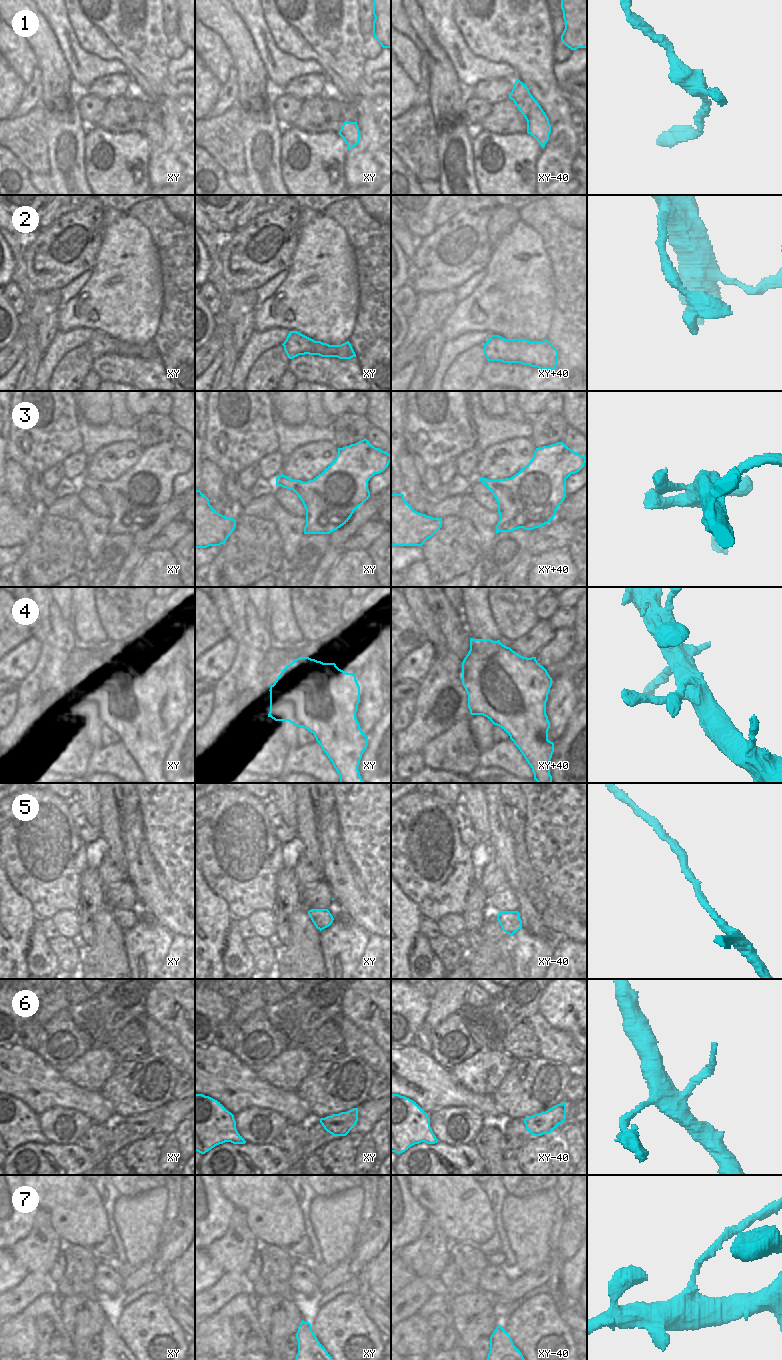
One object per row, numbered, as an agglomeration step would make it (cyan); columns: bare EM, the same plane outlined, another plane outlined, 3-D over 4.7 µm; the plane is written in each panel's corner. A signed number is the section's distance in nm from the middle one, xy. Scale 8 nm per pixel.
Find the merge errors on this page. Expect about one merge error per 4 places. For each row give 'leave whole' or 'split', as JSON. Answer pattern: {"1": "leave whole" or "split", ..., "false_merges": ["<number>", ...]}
{"1": "leave whole", "2": "leave whole", "3": "leave whole", "4": "leave whole", "5": "leave whole", "6": "split", "7": "split", "false_merges": ["6", "7"]}

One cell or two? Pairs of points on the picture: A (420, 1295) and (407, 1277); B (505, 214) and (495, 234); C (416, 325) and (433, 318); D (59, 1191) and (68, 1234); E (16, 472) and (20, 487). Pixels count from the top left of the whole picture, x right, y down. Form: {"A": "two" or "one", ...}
{"A": "two", "B": "one", "C": "one", "D": "one", "E": "one"}

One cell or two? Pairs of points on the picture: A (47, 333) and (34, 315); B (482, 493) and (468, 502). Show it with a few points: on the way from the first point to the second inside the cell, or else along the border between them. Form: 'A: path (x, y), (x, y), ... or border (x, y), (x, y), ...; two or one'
A: border (57, 312), (51, 313), (37, 328); two
B: border (469, 492), (481, 505), (493, 512); two

